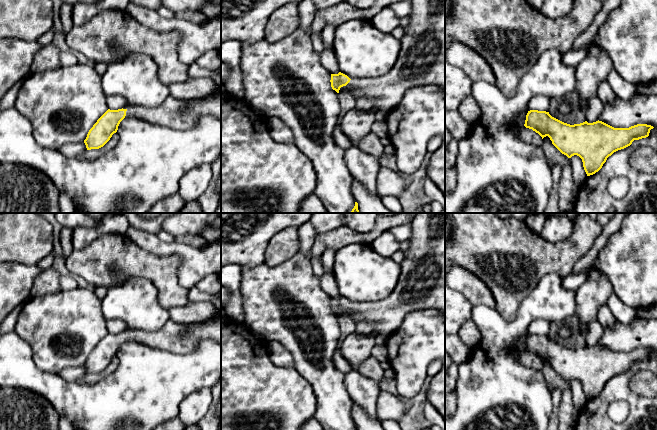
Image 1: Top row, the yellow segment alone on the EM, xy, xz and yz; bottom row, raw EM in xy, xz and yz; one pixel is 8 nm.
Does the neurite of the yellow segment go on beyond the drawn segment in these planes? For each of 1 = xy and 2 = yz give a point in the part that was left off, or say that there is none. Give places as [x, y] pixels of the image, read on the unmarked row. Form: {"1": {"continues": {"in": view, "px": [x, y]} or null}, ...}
{"1": {"continues": {"in": "xy", "px": [176, 338]}}, "2": {"continues": null}}

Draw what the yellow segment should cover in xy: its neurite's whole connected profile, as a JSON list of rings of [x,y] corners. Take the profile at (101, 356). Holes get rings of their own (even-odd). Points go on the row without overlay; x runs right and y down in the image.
[[[221,310],[219,314],[206,323],[197,324],[179,324],[169,319],[165,325],[154,332],[145,332],[141,330],[130,331],[127,333],[110,334],[108,333],[89,354],[84,367],[87,374],[99,373],[103,371],[117,356],[120,346],[126,341],[138,340],[140,343],[146,344],[155,349],[169,351],[174,354],[187,354],[193,352],[201,341],[214,340],[221,344]]]

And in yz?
[[[538,334],[528,335],[524,350],[538,357],[542,363],[548,360],[552,368],[568,382],[574,379],[579,380],[587,400],[598,396],[614,376],[630,370],[634,364],[648,361],[650,354],[654,352],[647,348],[637,348],[629,352],[614,352],[599,344],[593,347],[585,345],[570,349],[552,341],[549,336]]]

